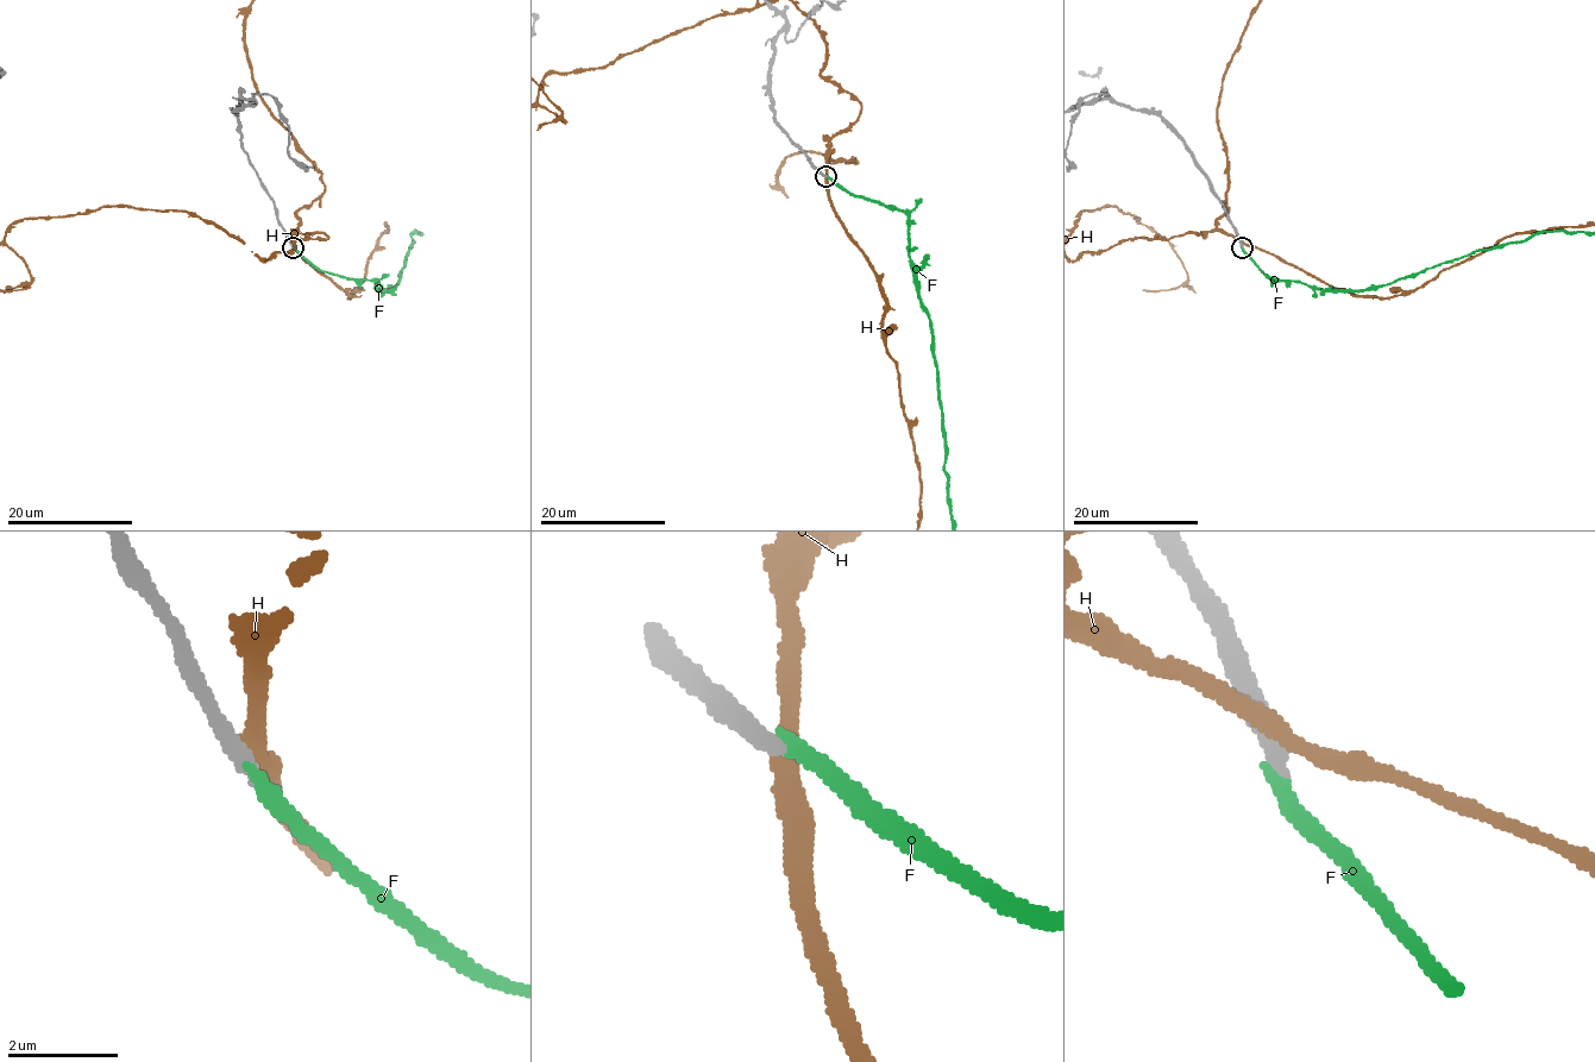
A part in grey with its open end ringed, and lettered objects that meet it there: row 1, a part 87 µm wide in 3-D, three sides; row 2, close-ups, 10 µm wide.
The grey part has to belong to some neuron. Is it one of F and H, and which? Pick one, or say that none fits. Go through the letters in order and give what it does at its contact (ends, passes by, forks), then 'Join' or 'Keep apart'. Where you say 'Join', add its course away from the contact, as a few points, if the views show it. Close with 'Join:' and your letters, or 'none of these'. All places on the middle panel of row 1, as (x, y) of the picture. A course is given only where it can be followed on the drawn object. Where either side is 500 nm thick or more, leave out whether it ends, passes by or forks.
F: It ends there. Join
H: It passes by. Keep apart
Join: F

